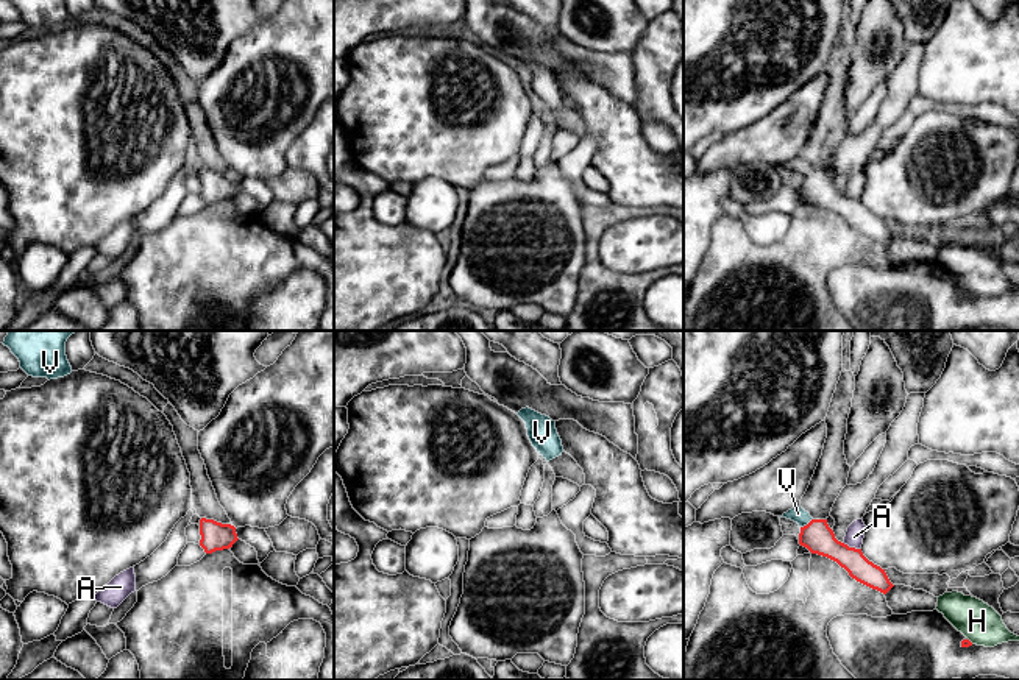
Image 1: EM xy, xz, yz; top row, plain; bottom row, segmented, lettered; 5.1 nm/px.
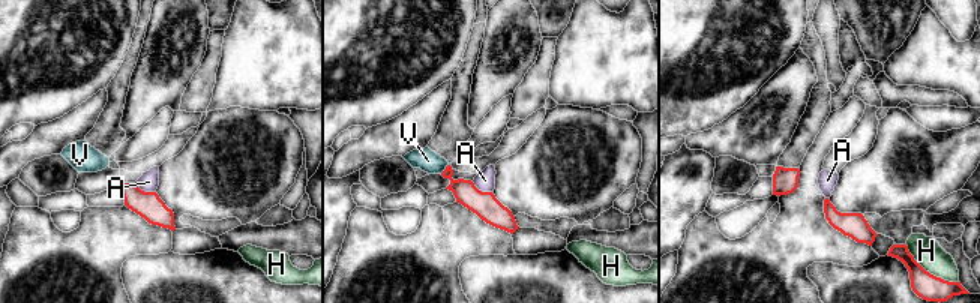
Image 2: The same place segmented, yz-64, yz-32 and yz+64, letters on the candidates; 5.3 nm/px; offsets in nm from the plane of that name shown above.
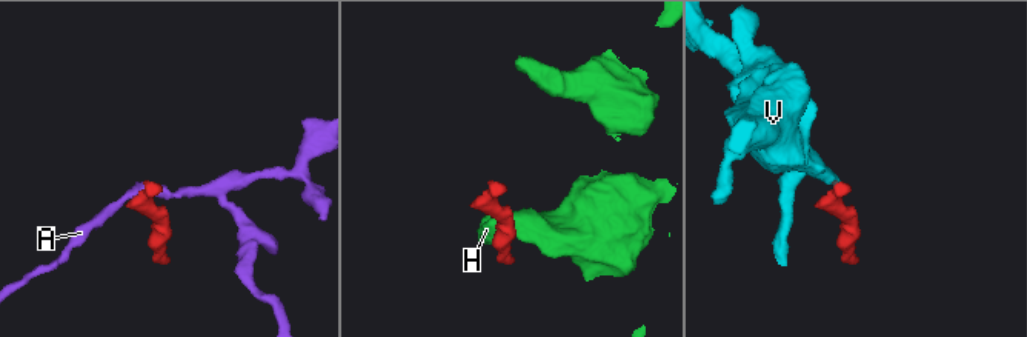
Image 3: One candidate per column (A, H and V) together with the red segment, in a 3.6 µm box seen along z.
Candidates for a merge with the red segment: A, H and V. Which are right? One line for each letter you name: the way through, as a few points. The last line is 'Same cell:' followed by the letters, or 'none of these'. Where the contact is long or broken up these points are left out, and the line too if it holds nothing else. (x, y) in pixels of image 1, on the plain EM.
V: runs through yz (816, 186), (807, 175), (798, 164)
Same cell: V

